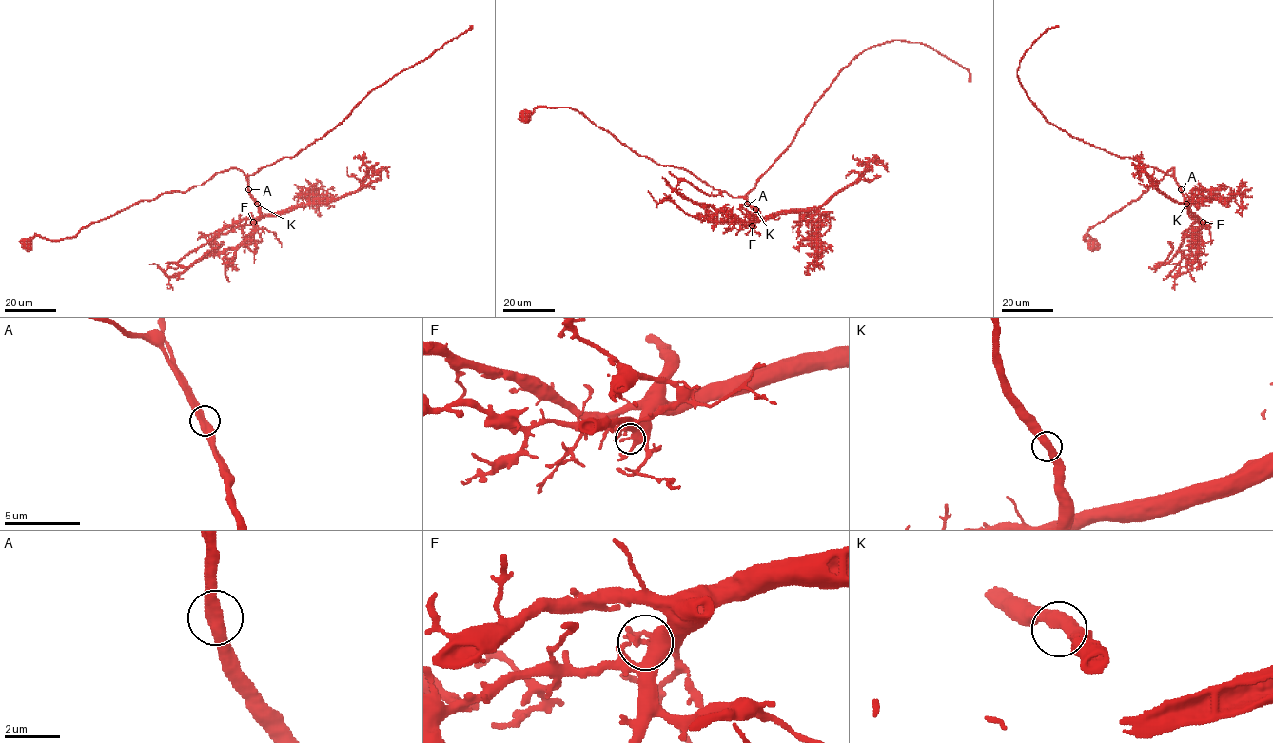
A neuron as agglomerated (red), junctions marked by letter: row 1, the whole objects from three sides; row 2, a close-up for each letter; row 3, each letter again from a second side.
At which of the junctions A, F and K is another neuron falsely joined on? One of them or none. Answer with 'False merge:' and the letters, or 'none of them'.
False merge: none of them

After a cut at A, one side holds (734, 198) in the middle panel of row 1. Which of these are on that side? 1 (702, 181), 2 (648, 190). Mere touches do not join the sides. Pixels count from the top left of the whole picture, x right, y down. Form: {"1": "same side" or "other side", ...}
{"1": "same side", "2": "other side"}

